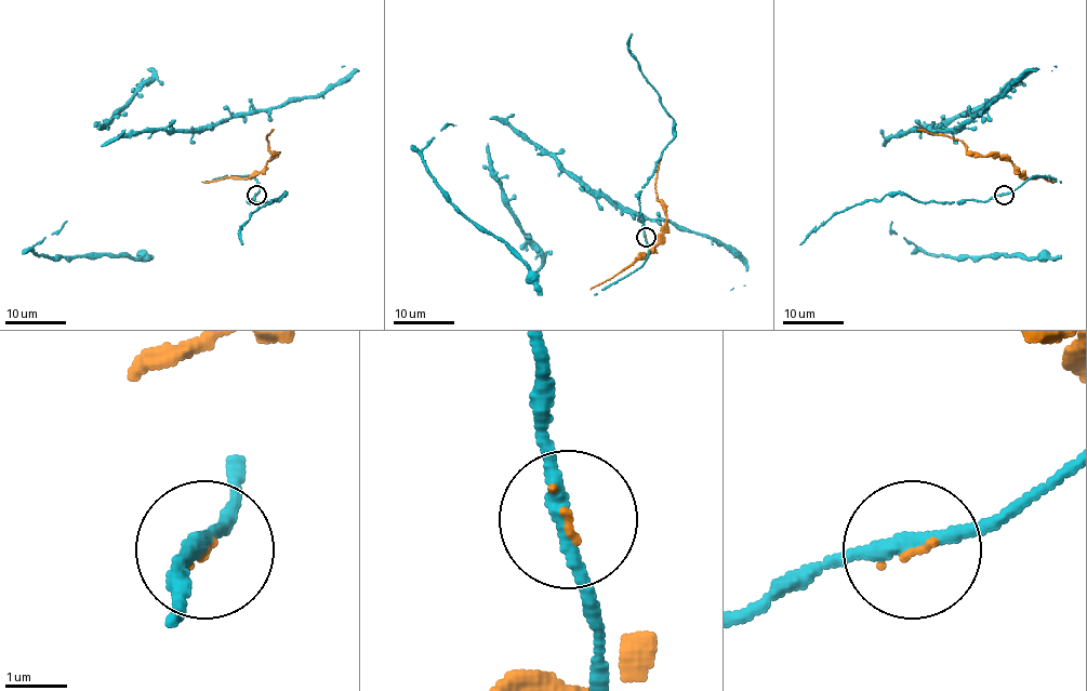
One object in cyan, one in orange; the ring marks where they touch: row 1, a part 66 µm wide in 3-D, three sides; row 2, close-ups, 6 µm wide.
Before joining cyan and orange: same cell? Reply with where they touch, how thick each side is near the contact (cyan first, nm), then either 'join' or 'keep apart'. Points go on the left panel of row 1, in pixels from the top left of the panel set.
at (256, 195); 260 nm thick on the cyan side, 70 nm on the other; join

